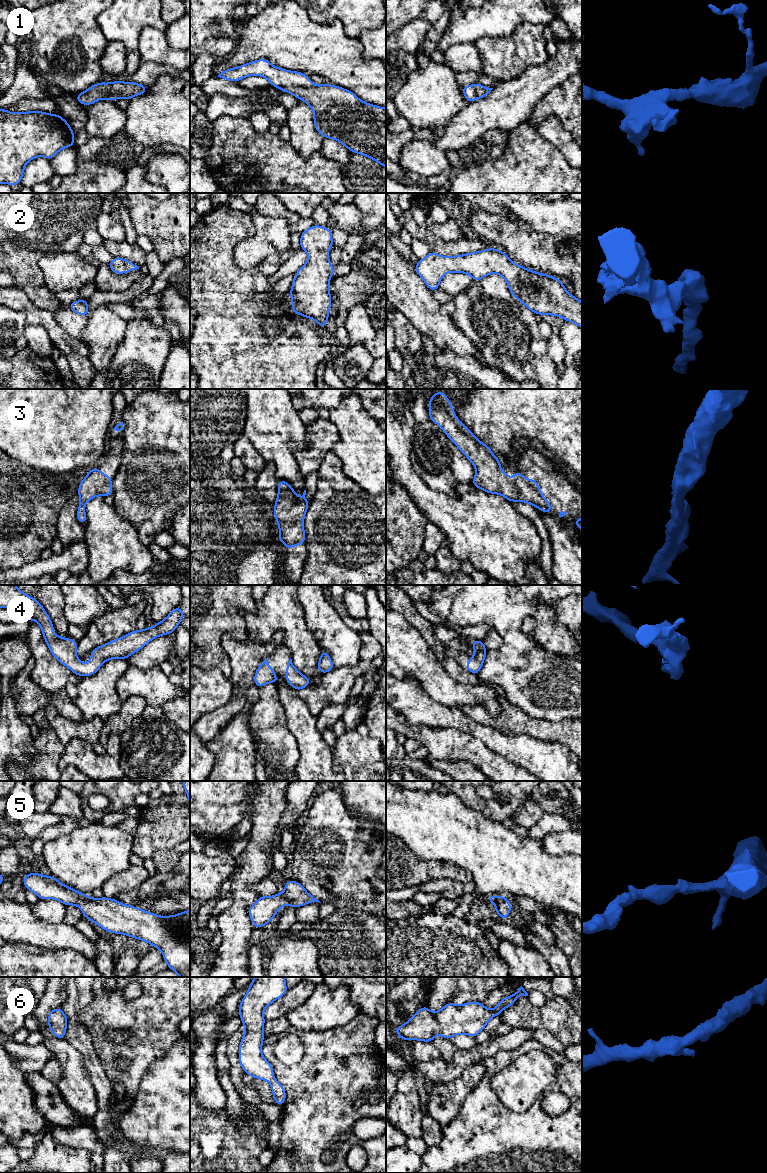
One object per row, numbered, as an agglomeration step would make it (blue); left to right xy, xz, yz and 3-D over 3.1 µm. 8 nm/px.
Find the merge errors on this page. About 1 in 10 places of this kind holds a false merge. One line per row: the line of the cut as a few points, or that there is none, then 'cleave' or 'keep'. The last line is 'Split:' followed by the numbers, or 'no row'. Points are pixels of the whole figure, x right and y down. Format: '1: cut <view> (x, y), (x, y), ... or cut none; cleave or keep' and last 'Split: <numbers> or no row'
1: cut none; keep
2: cut none; keep
3: cut none; keep
4: cut none; keep
5: cut none; keep
6: cut none; keep
Split: no row

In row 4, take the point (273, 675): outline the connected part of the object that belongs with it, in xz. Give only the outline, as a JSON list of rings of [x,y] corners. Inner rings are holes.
[[[268,657],[259,665],[257,671],[254,674],[254,684],[257,687],[261,687],[267,683],[277,683],[275,672],[272,670],[270,664],[267,662]]]

